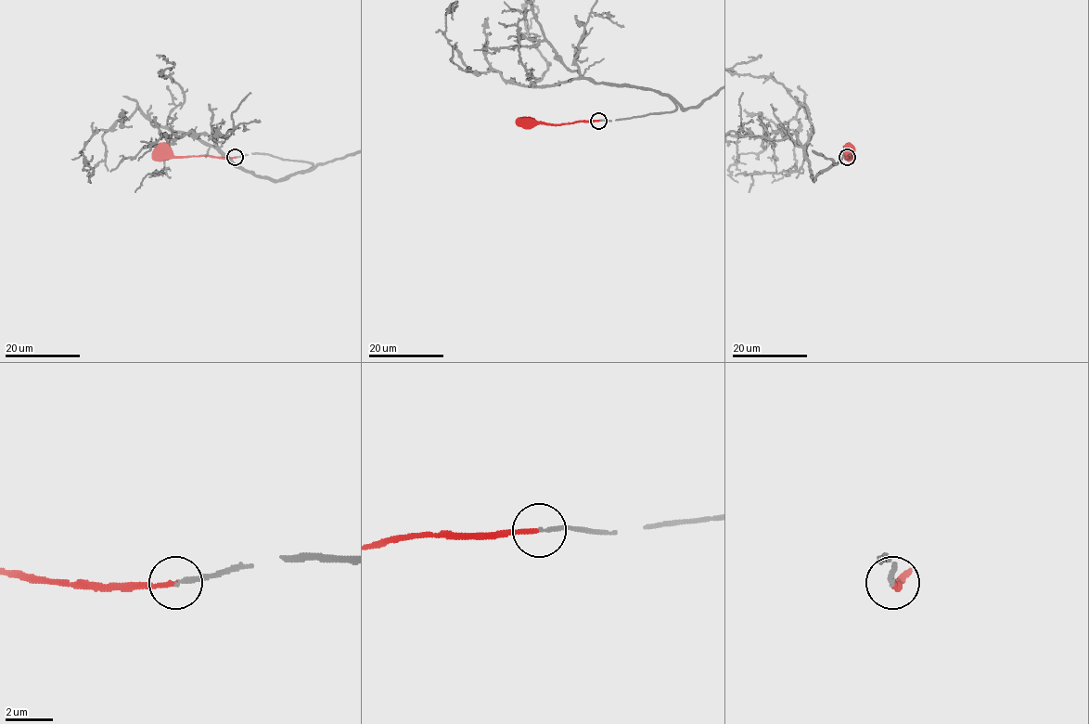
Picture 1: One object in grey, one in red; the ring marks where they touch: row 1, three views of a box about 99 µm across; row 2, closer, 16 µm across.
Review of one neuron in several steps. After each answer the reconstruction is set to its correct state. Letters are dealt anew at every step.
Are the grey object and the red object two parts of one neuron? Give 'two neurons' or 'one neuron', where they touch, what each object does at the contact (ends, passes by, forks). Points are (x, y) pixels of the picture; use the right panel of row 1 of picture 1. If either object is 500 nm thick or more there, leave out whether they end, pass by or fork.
one neuron; place (847, 157); grey ends; red ends

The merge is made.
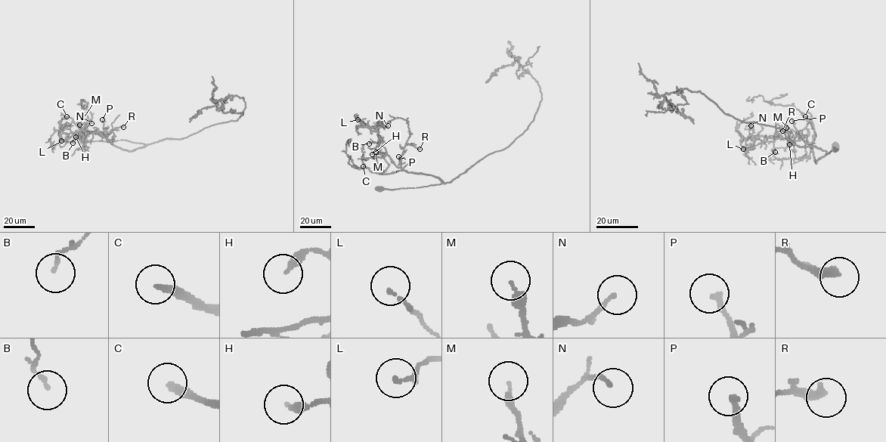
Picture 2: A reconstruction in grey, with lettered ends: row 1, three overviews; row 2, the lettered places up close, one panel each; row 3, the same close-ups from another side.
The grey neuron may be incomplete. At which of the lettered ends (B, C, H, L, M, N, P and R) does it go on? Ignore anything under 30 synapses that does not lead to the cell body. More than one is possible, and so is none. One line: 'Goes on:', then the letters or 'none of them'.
Goes on: C, P

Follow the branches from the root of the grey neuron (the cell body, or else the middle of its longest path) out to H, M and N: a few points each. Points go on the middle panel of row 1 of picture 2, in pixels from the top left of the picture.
H: (378, 189), (417, 187), (440, 184), (441, 181), (430, 174), (408, 172), (398, 167), (388, 155), (372, 154)
M: (378, 189), (417, 187), (440, 184), (441, 181), (430, 174), (408, 172), (398, 167), (388, 155), (376, 152)
N: (378, 189), (417, 187), (441, 183), (438, 177), (408, 172), (395, 165), (374, 128), (388, 125)

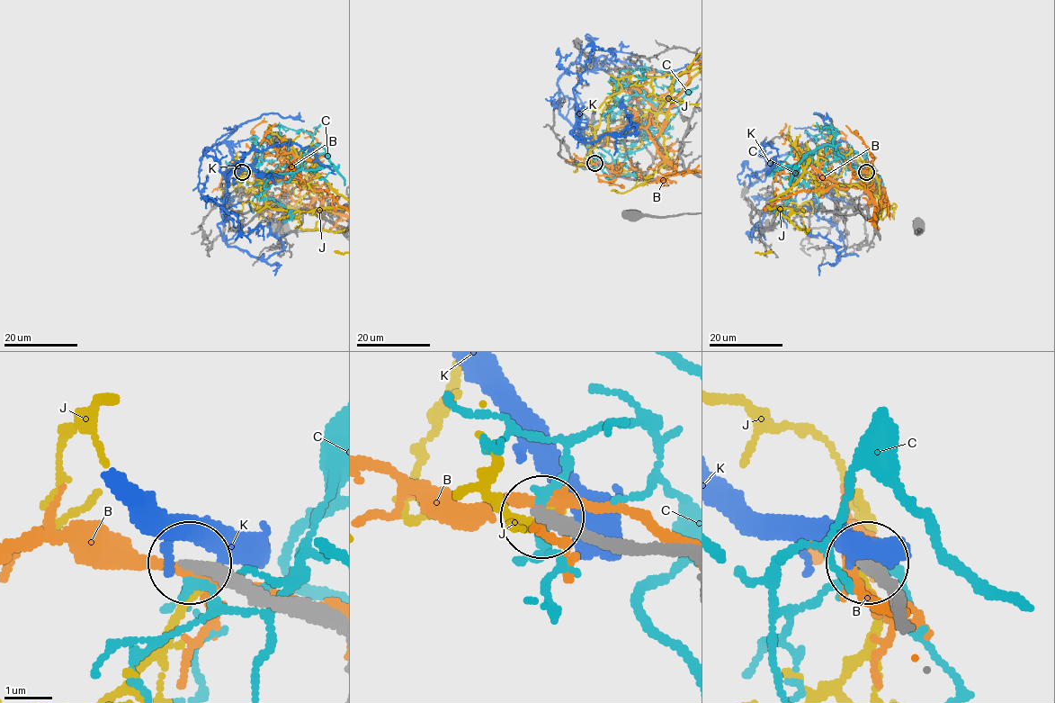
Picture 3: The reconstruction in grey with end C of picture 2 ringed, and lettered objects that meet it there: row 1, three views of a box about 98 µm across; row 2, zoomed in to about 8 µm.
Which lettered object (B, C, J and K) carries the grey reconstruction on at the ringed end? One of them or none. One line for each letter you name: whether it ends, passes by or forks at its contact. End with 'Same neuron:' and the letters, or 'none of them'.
Same neuron: none of them

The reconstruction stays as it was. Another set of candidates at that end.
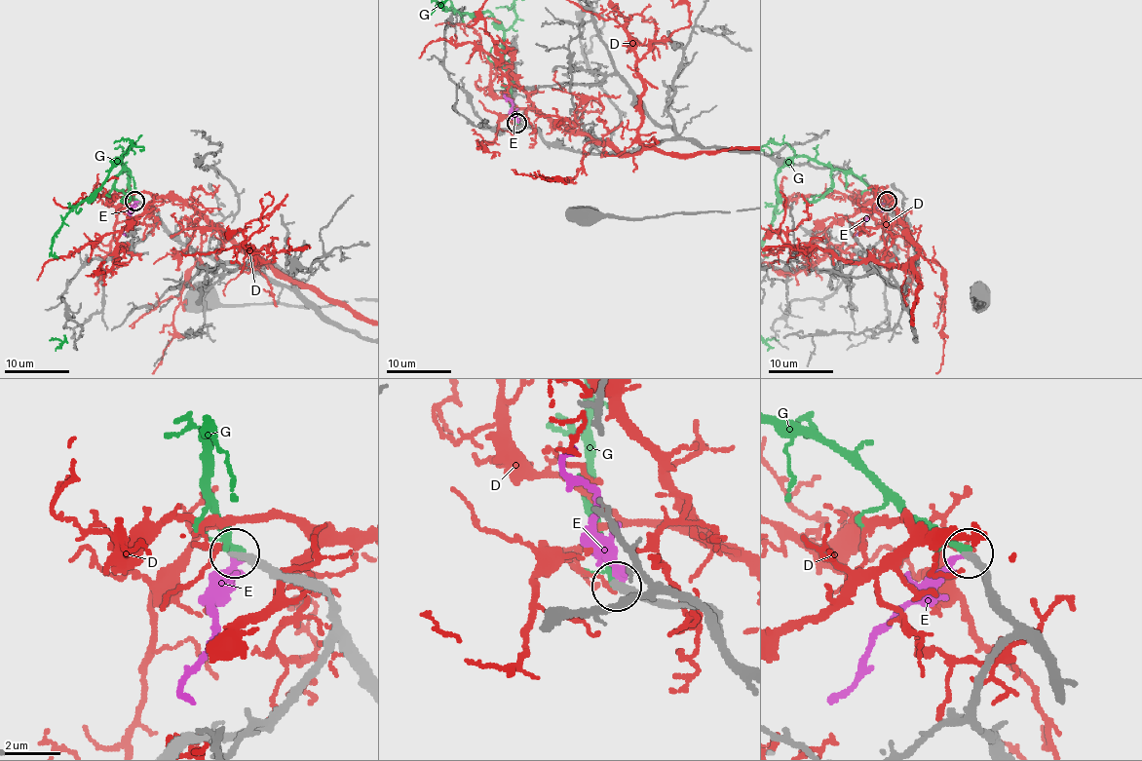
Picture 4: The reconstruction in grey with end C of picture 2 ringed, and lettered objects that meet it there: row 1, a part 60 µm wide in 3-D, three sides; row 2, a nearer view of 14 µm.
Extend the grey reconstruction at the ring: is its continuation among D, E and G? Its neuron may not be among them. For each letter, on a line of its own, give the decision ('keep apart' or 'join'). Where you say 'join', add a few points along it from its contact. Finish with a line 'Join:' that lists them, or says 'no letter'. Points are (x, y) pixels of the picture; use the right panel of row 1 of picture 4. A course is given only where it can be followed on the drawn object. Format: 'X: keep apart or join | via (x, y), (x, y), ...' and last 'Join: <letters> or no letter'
D: keep apart
E: keep apart
G: join
Join: G

